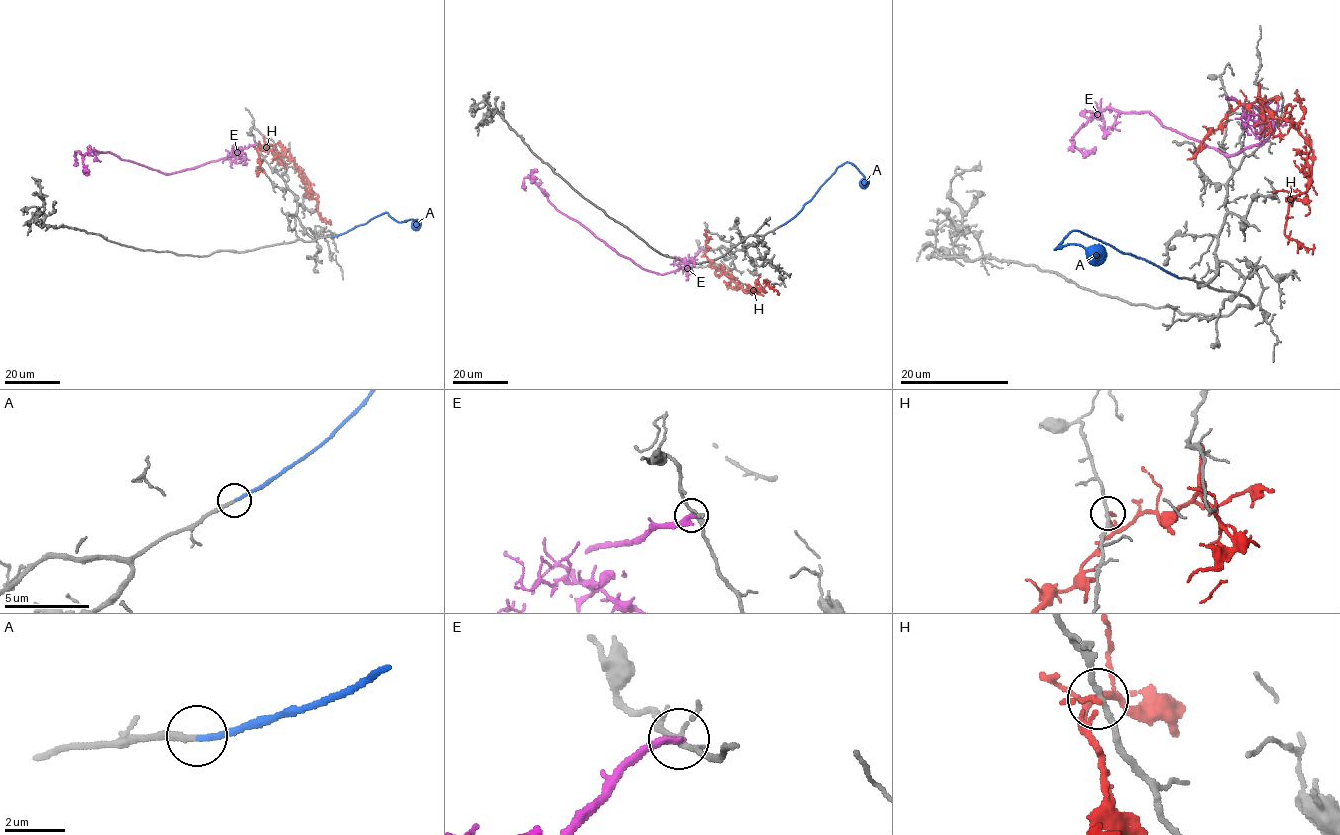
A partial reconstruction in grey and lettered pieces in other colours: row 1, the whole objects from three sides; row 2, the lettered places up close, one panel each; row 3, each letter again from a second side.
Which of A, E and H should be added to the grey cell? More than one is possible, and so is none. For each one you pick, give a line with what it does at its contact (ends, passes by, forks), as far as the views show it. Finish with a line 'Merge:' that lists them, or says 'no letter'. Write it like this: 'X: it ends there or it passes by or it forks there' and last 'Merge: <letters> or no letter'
A: it ends there
Merge: A

